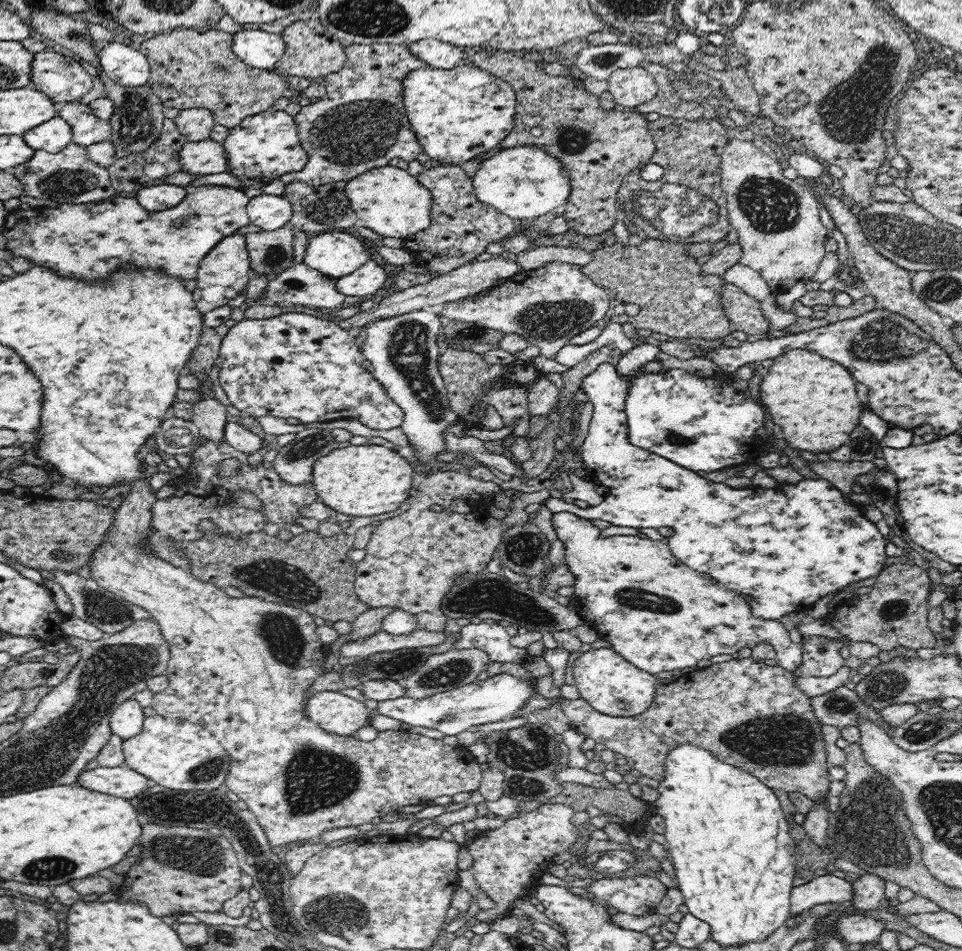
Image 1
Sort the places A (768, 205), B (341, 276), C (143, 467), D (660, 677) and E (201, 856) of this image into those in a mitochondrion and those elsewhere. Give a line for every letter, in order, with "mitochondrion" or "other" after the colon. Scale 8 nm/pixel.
A: mitochondrion
B: other
C: other
D: other
E: mitochondrion

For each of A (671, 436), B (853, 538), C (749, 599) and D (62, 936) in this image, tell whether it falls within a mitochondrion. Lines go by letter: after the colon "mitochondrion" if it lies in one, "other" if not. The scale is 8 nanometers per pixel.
A: mitochondrion
B: other
C: other
D: other

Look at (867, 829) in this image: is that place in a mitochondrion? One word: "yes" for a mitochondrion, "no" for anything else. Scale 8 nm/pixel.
yes

